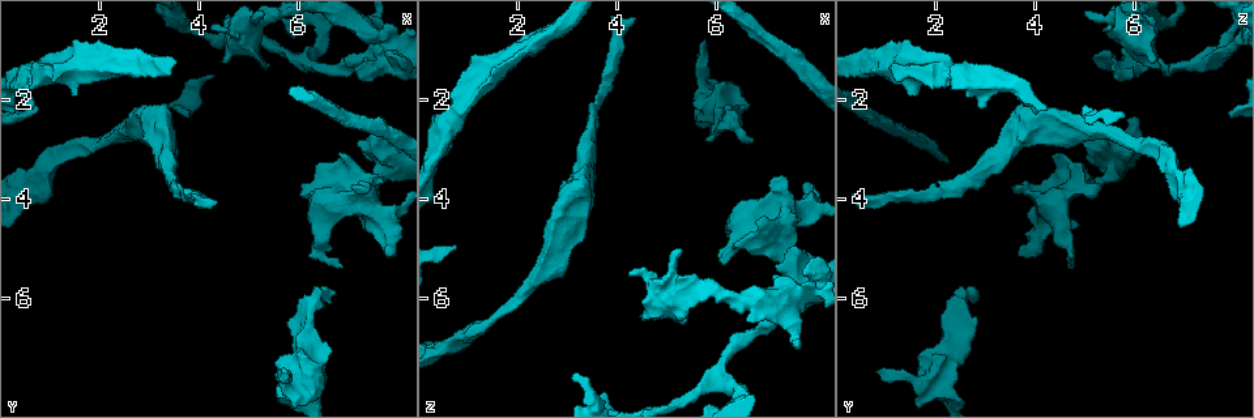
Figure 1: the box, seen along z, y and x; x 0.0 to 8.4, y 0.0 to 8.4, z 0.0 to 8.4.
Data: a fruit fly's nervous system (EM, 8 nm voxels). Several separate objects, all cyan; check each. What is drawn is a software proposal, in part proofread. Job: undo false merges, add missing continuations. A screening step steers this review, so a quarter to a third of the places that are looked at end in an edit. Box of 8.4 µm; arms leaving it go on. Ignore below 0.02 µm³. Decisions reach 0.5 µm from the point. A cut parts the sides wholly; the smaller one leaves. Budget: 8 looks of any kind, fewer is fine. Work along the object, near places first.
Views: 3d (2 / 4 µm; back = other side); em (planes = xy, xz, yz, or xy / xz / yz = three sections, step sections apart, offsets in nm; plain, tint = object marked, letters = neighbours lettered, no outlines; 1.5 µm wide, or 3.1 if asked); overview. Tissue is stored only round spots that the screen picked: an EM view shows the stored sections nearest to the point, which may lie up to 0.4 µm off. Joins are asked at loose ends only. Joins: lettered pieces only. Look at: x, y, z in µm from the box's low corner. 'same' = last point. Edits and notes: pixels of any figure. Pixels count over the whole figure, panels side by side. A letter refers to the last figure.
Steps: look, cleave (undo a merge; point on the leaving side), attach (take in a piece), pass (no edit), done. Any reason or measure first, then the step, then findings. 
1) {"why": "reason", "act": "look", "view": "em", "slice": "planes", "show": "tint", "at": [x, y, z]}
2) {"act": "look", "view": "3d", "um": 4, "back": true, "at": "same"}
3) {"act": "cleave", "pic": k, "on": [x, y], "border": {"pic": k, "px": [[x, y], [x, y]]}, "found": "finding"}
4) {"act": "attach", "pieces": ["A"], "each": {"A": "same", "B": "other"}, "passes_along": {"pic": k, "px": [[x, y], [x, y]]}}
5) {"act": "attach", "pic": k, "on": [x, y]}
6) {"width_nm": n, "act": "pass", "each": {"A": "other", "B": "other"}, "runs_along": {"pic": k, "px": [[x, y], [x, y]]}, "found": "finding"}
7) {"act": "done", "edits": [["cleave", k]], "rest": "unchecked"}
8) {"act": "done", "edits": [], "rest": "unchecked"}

{"why": "thick turns thin", "act": "look", "view": "3d", "um": 2, "at": [2.50, 2.65, 5.40]}

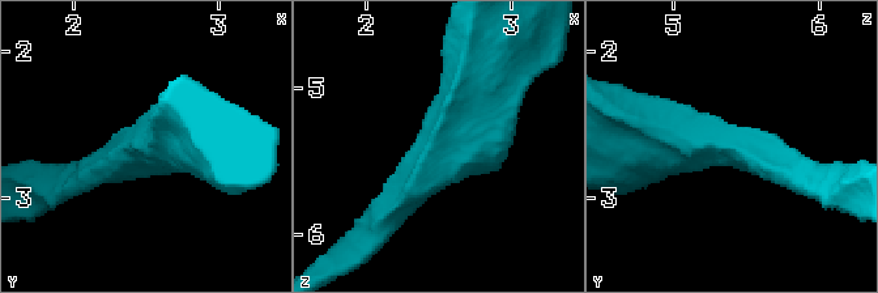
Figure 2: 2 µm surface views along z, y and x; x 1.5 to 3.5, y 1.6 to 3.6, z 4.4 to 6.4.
{"act": "look", "view": "em", "slice": "planes", "show": "tint", "at": [2.54, 2.68, 5.46]}

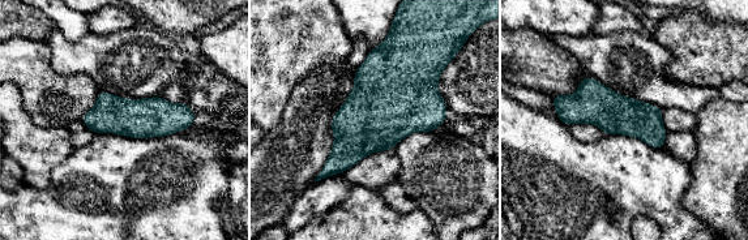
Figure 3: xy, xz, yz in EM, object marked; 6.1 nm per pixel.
{"act": "look", "view": "em", "slice": "planes", "show": "letters", "at": "same"}

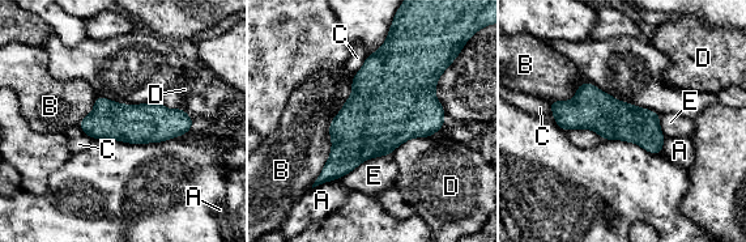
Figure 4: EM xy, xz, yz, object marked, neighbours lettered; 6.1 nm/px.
{"act": "pass", "each": {"A": "other", "B": "other", "C": "other", "D": "other", "E": "other"}, "border": {"pic": 4, "px": [[431, 135], [408, 139], [391, 155]]}, "found": "all the same cell"}

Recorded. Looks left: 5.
{"why": "branch stops here", "act": "look", "view": "3d", "um": 4, "at": [6.80, 3.10, 4.40]}

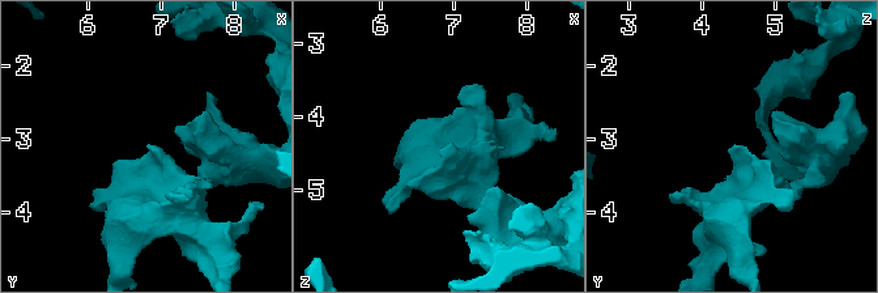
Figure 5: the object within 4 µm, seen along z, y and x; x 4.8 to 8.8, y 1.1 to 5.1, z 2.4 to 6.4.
{"why": "now the EM", "act": "look", "view": "em", "slice": "planes", "show": "letters", "at": [6.80, 3.10, 4.40]}

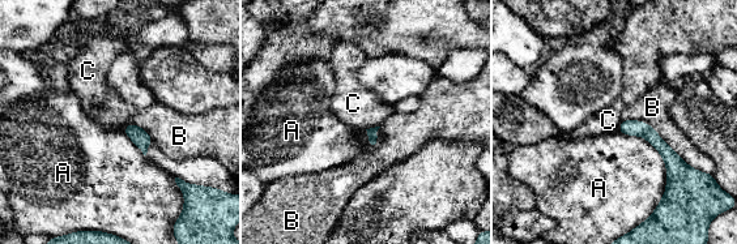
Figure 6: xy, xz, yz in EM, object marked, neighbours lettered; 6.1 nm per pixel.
{"act": "pass", "each": {"A": "other", "B": "other", "C": "other"}, "found": "none of them fits"}

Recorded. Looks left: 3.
{"why": "sudden change in width", "act": "look", "view": "3d", "um": 4, "at": [7.60, 0.85, 6.00]}

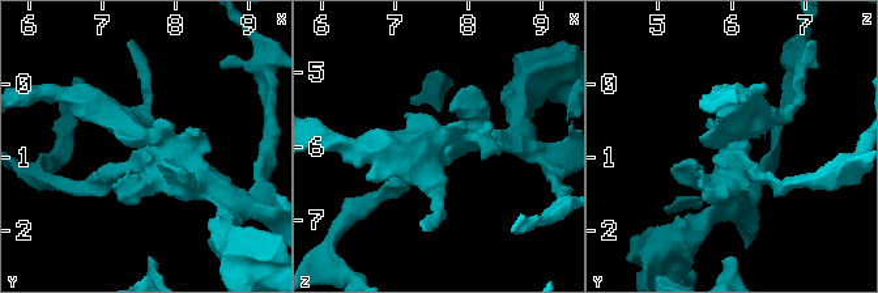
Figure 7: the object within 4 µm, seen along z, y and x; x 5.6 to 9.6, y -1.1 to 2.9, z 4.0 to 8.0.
{"act": "look", "view": "em", "slice": "planes", "show": "letters", "at": [7.65, 0.90, 5.95]}

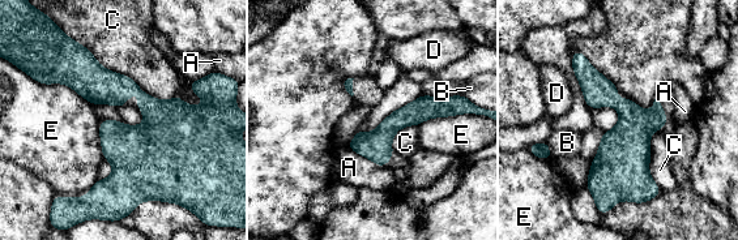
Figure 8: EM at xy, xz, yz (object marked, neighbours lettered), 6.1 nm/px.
{"act": "pass", "each": {"A": "other", "B": "other", "C": "other", "D": "other", "E": "other"}, "border": {"pic": 8, "px": [[175, 94], [191, 104], [205, 103]]}, "found": "continuous, no second cell"}

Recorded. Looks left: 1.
{"act": "done", "edits": [], "rest": "unchecked"}

